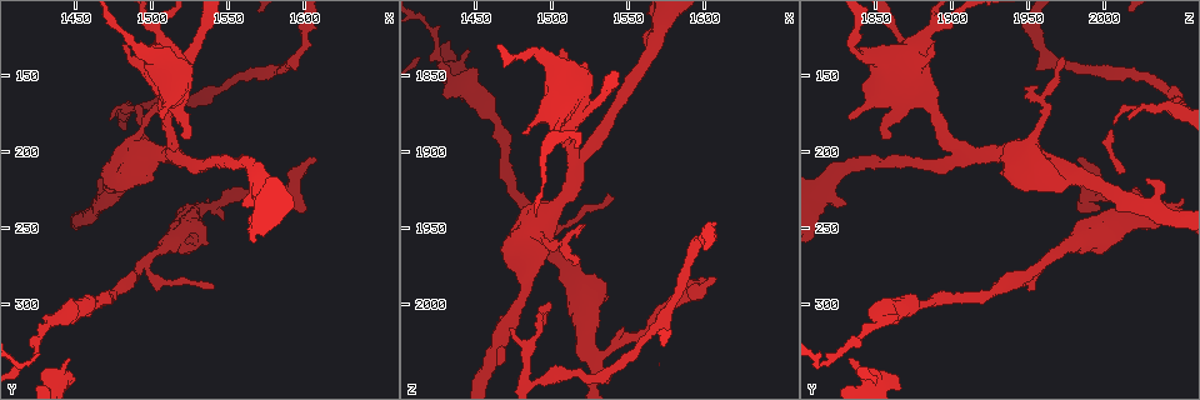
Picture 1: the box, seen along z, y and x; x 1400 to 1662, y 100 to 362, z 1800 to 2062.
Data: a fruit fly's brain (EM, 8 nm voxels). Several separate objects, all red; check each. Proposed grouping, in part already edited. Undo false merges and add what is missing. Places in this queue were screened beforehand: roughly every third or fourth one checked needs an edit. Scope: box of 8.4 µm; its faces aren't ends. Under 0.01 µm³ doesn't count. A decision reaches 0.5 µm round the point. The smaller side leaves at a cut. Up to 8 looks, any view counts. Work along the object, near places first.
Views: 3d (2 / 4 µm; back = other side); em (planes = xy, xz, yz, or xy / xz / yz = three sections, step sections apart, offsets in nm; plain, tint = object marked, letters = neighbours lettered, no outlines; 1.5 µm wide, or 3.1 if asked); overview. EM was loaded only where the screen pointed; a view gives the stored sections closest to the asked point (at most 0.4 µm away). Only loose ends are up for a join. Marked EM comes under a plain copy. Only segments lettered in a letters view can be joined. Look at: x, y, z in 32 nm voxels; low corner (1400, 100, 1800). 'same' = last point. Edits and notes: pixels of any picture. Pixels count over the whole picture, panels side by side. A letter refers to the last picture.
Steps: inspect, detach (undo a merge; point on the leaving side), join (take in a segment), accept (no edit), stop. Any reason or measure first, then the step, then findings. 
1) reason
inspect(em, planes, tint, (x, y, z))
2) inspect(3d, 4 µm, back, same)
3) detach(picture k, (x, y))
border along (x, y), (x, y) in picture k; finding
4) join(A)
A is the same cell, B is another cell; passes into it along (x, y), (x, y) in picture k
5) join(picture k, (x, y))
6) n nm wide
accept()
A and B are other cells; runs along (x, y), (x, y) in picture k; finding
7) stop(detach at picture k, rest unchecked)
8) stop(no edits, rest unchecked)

three-way junction
inspect(em, xz, step 8, tint, (1492, 272, 1960))

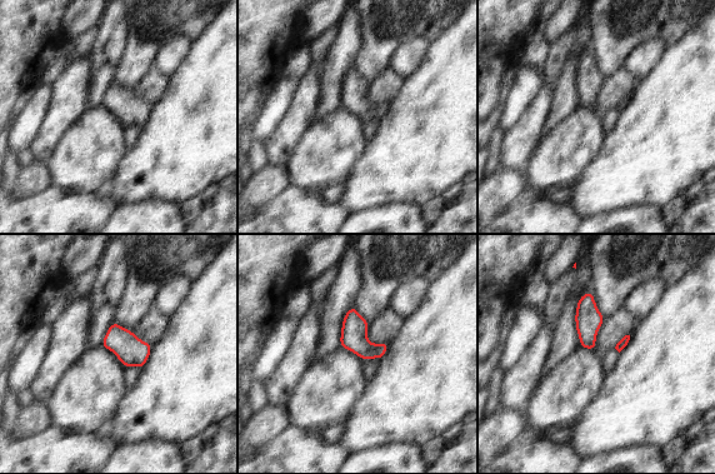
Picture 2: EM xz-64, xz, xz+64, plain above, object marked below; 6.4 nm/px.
inspect(em, yz, step 4, letters, same)

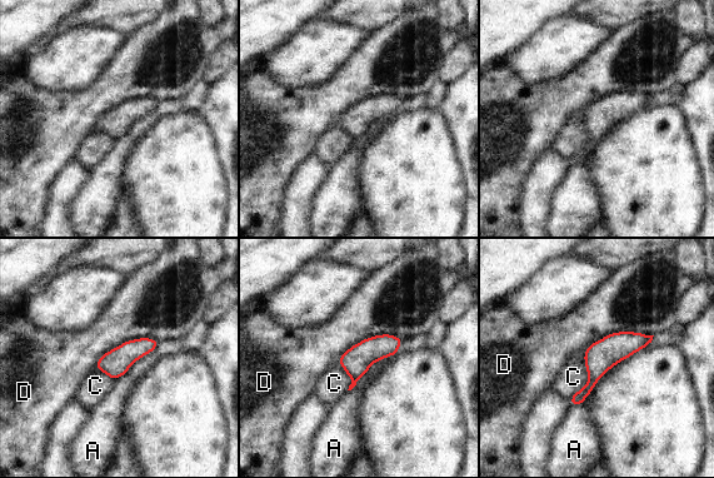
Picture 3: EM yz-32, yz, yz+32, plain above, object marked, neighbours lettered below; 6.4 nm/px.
accept()
A, C and D are other cells; border along (159, 340), (126, 339), (94, 366) in picture 3; one cell here

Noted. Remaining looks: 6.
inspect(em, planes, letters, (1564, 232, 1832))

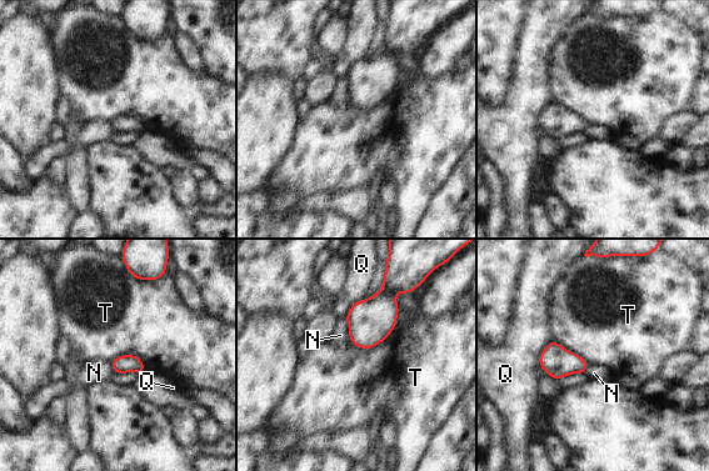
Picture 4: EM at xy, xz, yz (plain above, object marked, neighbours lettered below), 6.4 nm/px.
accept()
N, Q and T are other cells; border along (397, 326), (367, 349), (349, 340) in picture 4; none of them fits

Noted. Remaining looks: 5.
sudden change in width
inspect(3d, 4 µm, (1432, 316, 1848))

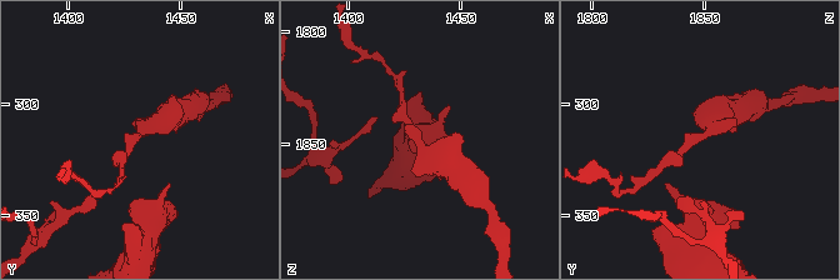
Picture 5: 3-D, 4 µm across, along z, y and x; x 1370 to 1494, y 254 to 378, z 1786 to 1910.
inspect(em, planes, letters, (1431, 313, 1848))

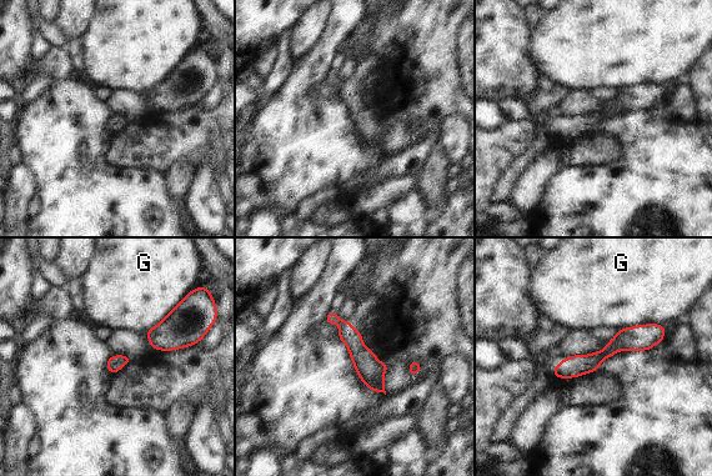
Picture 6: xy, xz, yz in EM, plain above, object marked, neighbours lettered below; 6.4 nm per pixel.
110 nm wide
accept()
G is another cell; runs along (655, 339), (625, 339), (556, 374) in picture 6; all the same cell

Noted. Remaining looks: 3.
stop(no edits, rest unchecked)

